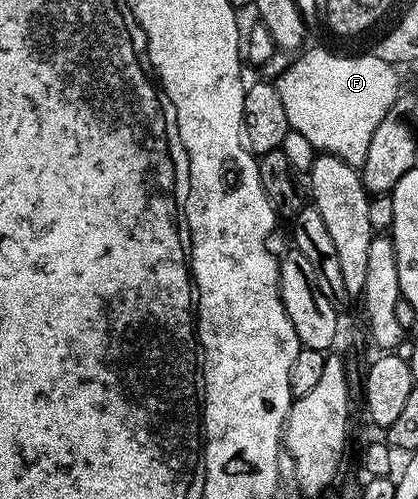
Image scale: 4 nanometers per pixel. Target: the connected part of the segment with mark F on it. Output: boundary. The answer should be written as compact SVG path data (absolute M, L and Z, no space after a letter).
M307 48L296 58L299 59L274 83L285 108L288 127L301 132L301 136L305 136L305 140L313 144L316 152L336 154L338 158L345 160L345 164L362 167L365 152L369 152L369 140L373 140L377 124L381 124L385 112L389 112L401 93L399 78L395 75L396 67L375 57L371 52L361 55L360 58L346 58L343 54Z

